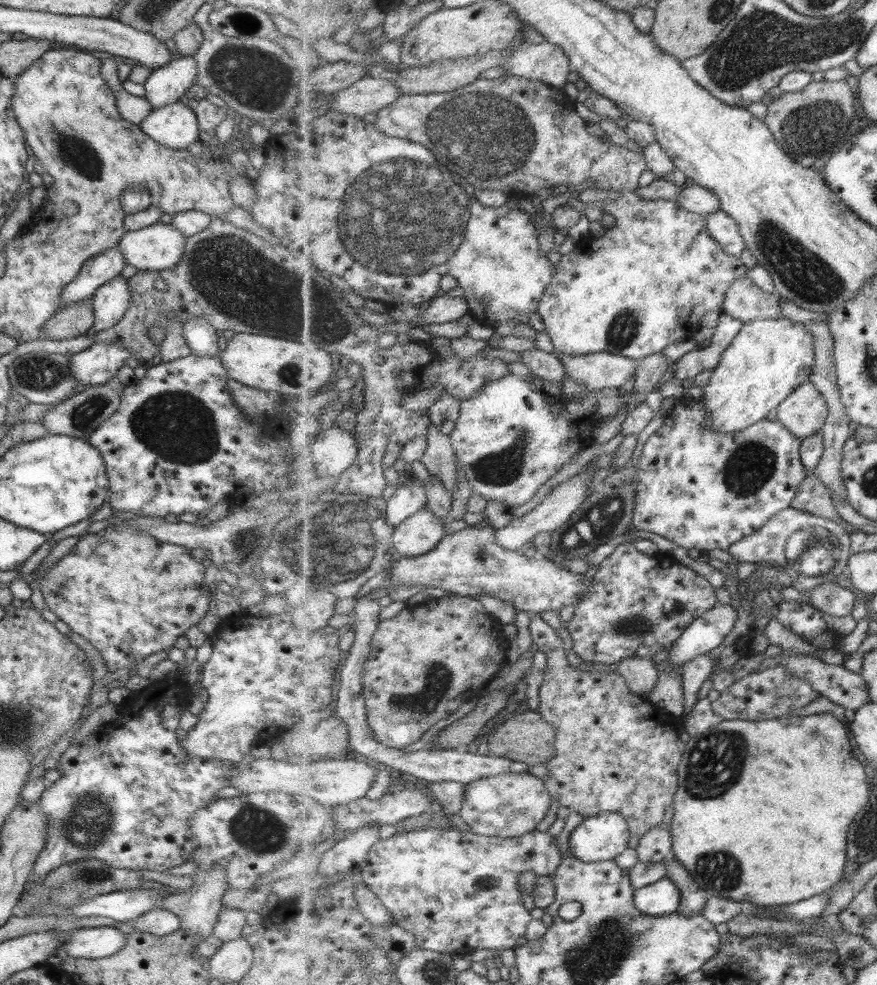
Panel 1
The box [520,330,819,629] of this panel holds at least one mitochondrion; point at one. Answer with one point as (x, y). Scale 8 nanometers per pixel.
(751, 464)

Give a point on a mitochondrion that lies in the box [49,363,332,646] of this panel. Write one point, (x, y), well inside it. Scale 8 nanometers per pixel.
(178, 427)

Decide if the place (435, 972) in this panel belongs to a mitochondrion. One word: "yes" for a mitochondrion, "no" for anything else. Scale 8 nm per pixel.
yes

